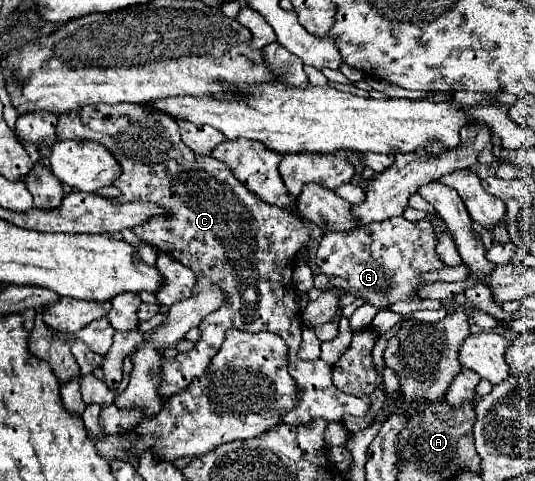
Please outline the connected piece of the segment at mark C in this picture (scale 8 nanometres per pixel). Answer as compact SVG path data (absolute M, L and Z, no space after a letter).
M86 105L78 111L58 115L56 137L60 141L88 139L104 145L122 167L120 177L114 181L120 195L112 201L150 201L166 209L166 215L156 215L156 219L150 219L142 227L132 227L132 231L144 243L150 243L160 253L184 263L196 275L212 279L212 283L224 291L220 309L206 315L198 325L202 337L194 349L174 358L164 357L162 397L184 391L192 379L200 377L210 365L210 359L218 353L224 333L234 327L254 333L270 331L284 337L290 351L290 375L296 379L298 389L298 405L282 417L284 423L302 425L318 417L332 423L342 421L348 413L366 415L370 401L338 391L332 383L330 365L322 359L298 359L302 323L296 291L292 287L292 271L296 253L310 241L300 217L290 215L280 207L272 207L270 203L262 203L258 195L252 195L252 191L232 175L226 163L220 163L212 155L196 155L190 151L180 139L176 119L156 111L152 105Z

